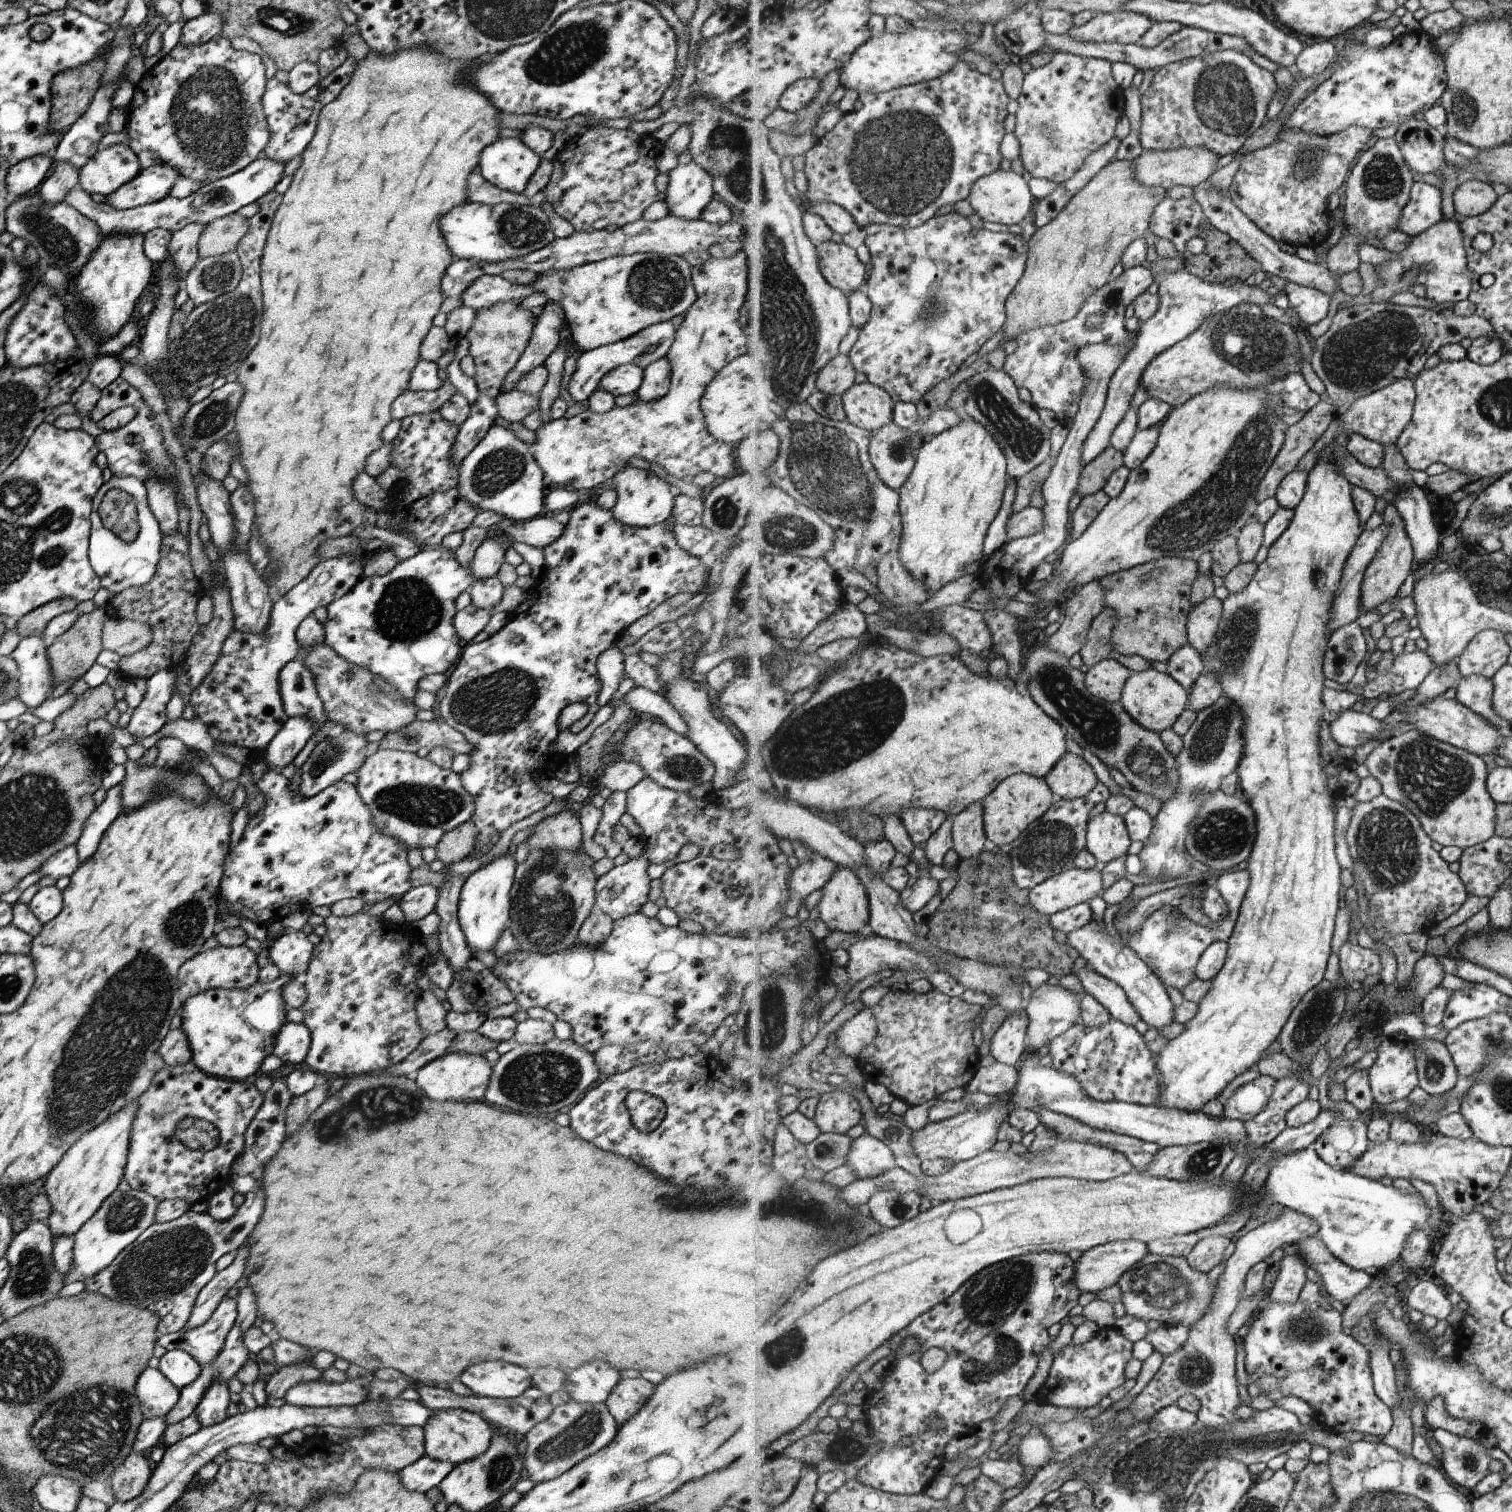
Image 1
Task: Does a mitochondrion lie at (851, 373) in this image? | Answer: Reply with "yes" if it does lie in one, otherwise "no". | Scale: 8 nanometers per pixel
no

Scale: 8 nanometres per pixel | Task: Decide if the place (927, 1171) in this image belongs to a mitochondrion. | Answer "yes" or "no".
no

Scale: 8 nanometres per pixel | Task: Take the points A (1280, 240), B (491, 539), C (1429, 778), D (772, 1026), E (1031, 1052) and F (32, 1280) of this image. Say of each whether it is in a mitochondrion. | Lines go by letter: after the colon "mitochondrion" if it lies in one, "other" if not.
A: other
B: other
C: mitochondrion
D: mitochondrion
E: other
F: mitochondrion

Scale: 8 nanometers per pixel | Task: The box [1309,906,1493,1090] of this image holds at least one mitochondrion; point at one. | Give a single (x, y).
(1433, 1068)

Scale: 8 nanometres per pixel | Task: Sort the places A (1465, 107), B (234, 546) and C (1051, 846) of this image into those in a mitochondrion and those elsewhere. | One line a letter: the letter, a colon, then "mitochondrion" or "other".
A: mitochondrion
B: other
C: mitochondrion

